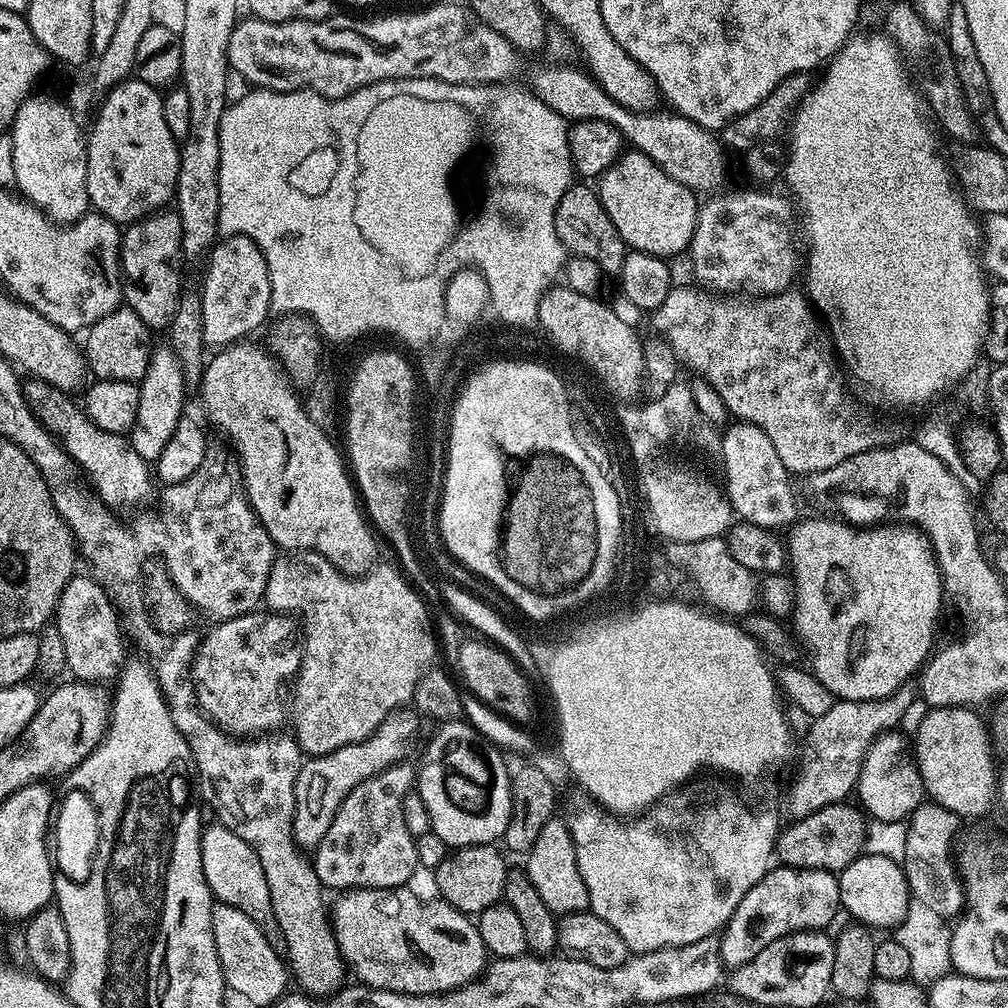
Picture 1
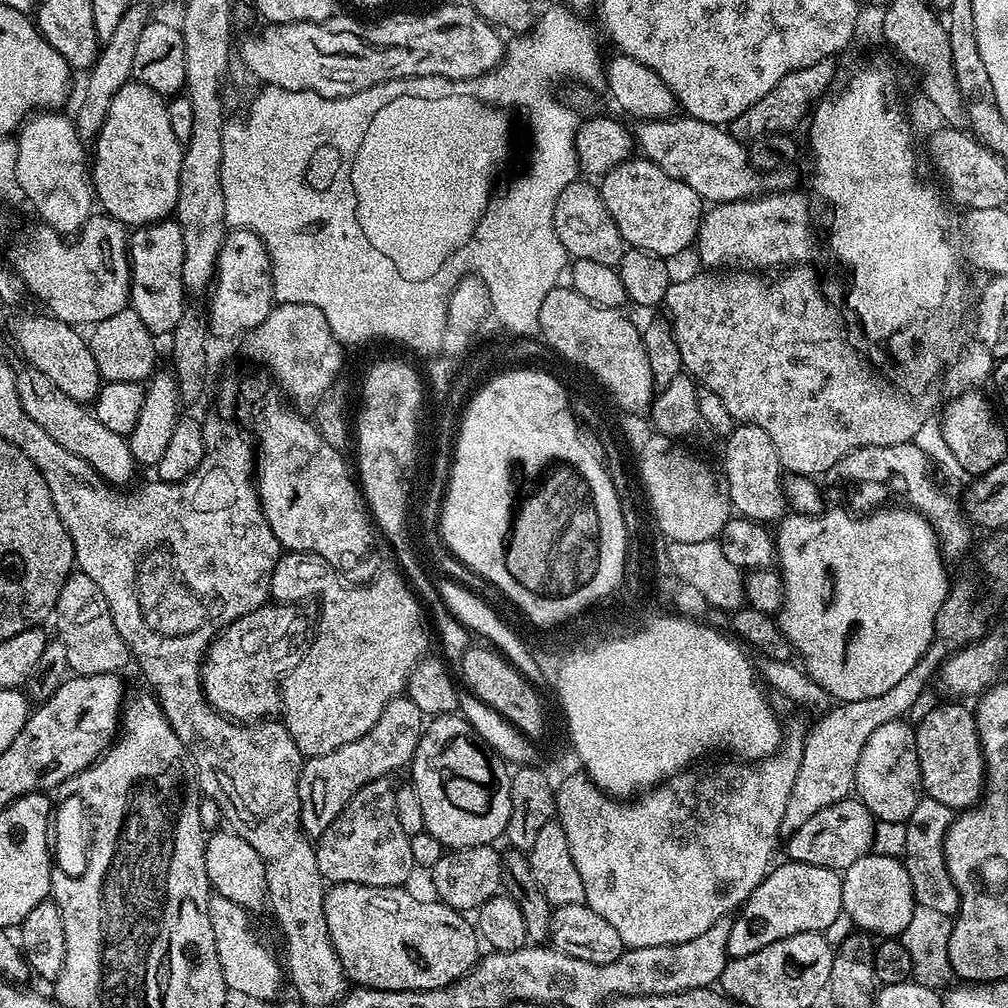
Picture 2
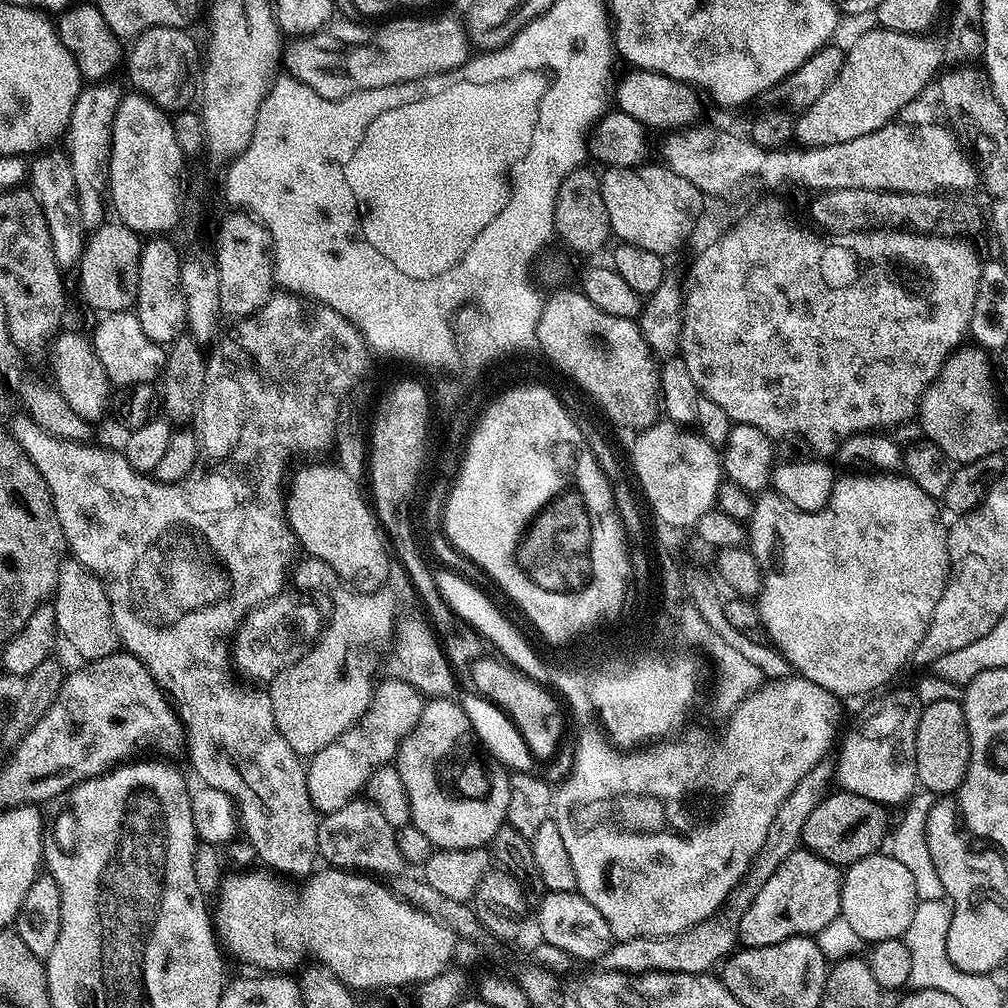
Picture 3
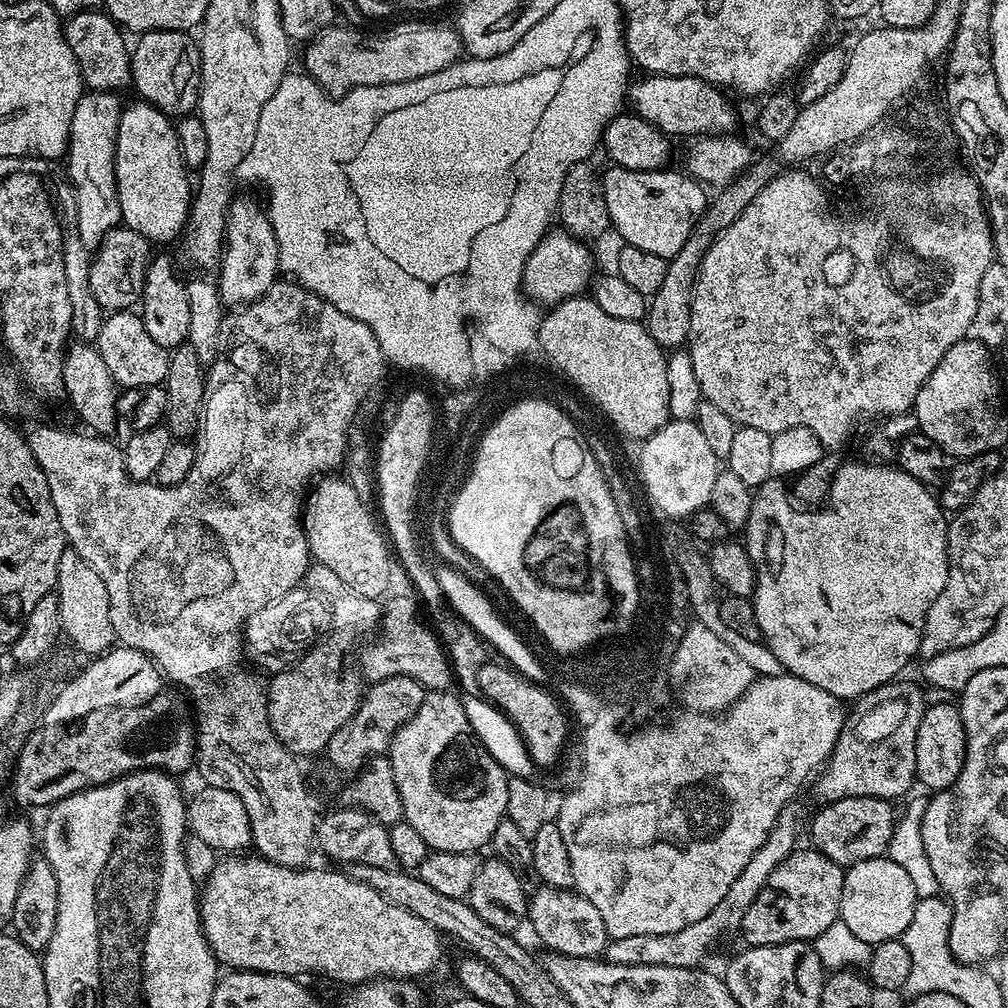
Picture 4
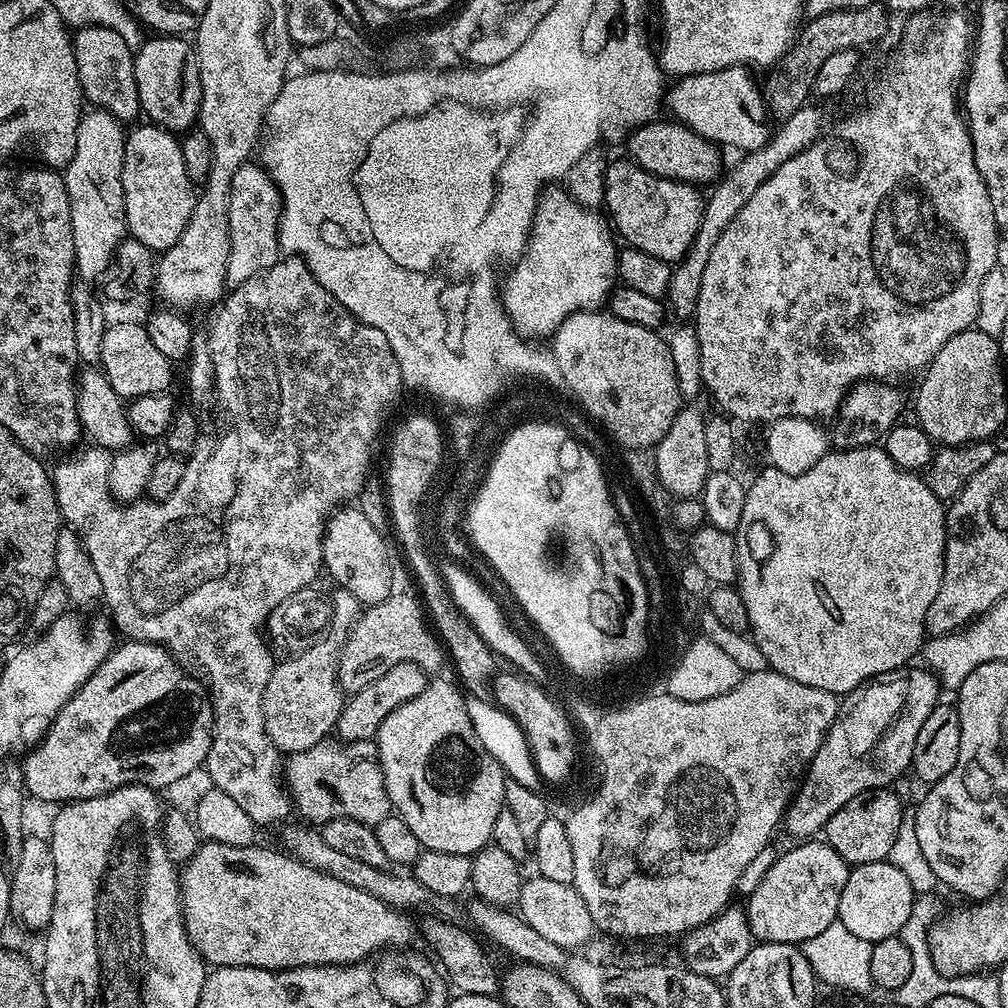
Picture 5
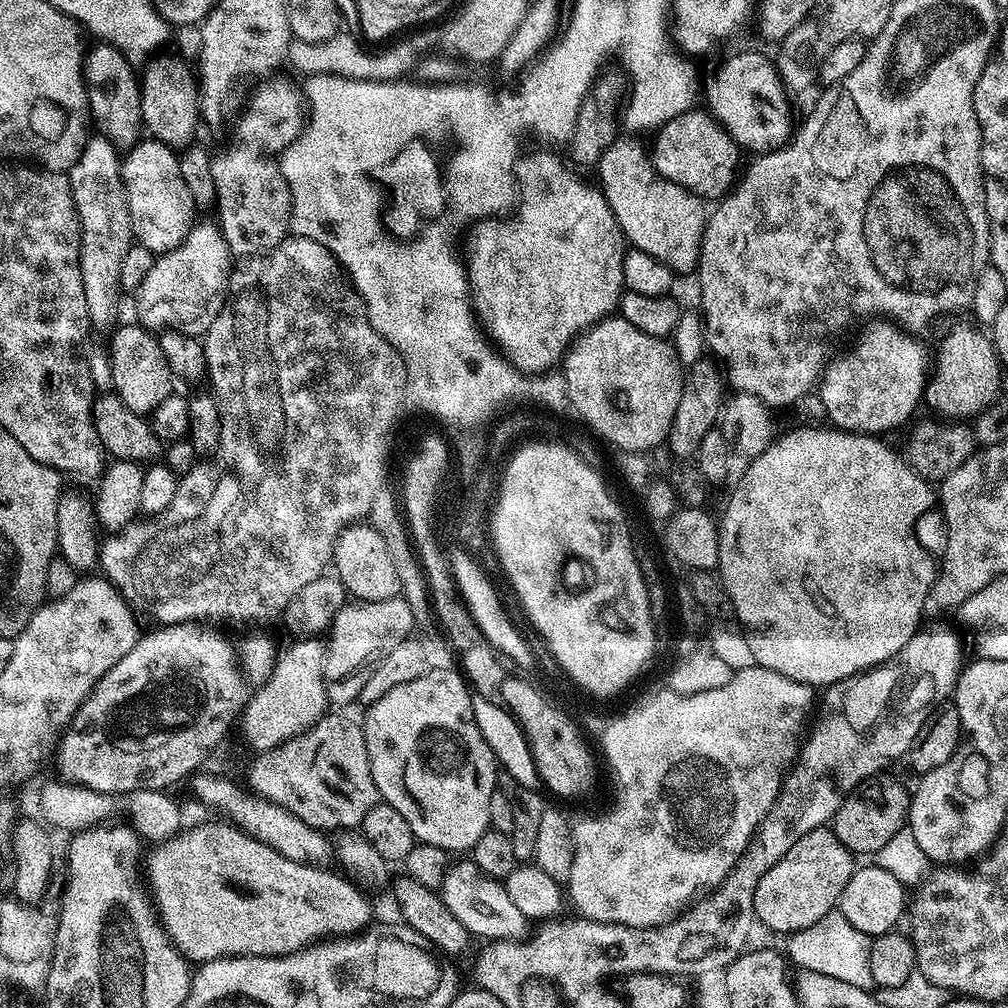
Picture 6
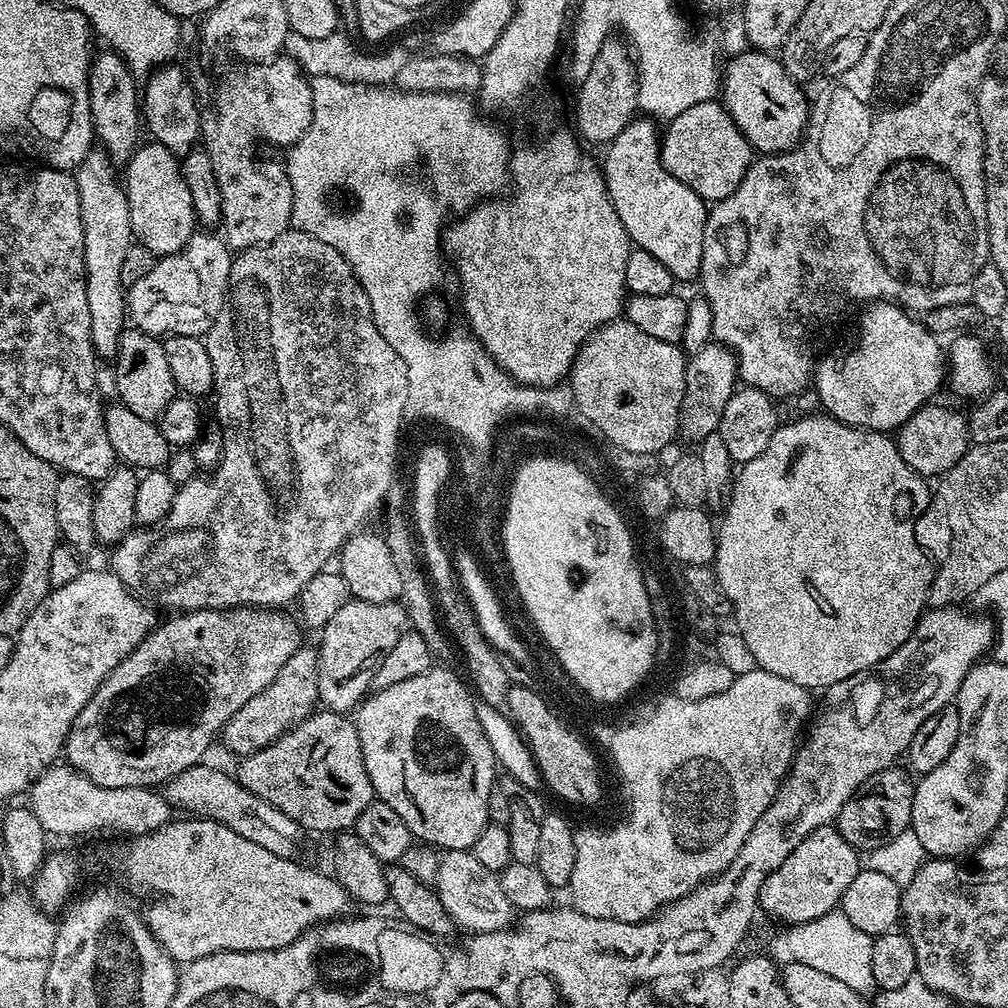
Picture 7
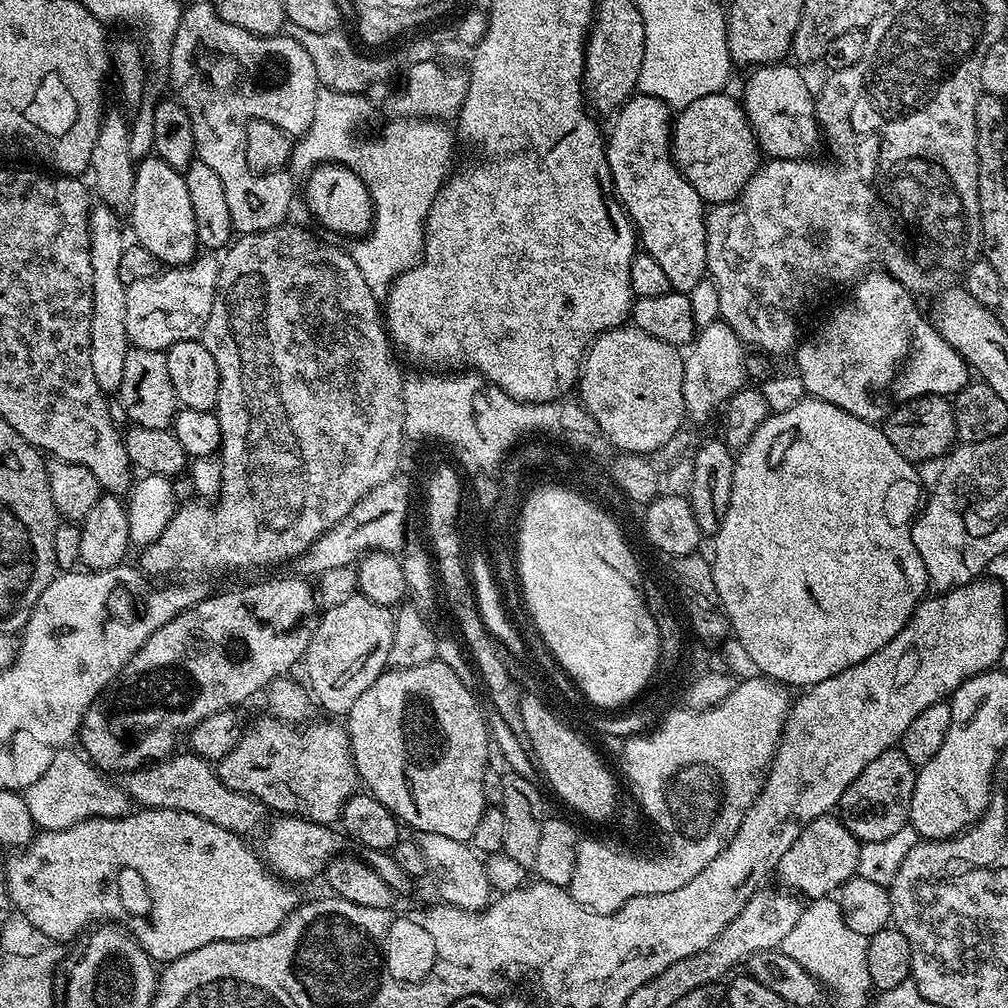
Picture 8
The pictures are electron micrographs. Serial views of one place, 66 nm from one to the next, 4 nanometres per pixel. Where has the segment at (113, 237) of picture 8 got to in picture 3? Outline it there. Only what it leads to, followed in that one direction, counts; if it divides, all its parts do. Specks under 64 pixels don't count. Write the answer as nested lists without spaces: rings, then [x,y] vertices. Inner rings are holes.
[[[107,78],[99,82],[88,82],[81,87],[66,133],[66,153],[73,166],[74,186],[81,206],[81,222],[88,230],[99,228],[106,220],[106,165],[112,149],[114,114],[118,114],[120,101],[126,95],[125,89],[120,89],[113,80]]]

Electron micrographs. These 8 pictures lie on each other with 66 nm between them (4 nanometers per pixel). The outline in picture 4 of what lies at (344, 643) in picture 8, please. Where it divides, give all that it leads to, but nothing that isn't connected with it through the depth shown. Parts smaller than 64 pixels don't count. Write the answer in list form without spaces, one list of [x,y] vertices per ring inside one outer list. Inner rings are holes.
[[[400,596],[390,601],[388,608],[386,604],[378,625],[377,640],[360,656],[359,675],[368,682],[385,680],[391,676],[409,676],[428,692],[444,692],[454,684],[452,665],[444,654],[444,647],[436,639],[436,633],[425,621],[424,625],[416,617],[417,601],[409,596]]]

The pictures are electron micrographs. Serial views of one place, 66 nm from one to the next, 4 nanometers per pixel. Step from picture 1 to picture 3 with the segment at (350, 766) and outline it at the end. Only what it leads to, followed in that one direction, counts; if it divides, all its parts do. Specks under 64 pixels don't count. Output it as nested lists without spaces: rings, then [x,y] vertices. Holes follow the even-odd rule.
[[[403,678],[384,680],[375,685],[370,706],[360,721],[346,729],[330,746],[318,750],[307,761],[304,781],[310,802],[317,813],[327,814],[342,810],[346,802],[357,799],[369,787],[372,775],[391,765],[400,750],[401,741],[418,726],[424,713],[425,697]]]

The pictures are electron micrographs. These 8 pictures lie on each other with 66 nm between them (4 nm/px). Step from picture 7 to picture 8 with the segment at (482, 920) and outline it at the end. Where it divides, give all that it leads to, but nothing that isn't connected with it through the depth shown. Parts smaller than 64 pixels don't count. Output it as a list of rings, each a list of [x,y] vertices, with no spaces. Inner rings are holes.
[[[421,832],[415,837],[417,846],[426,857],[428,876],[436,883],[436,892],[445,905],[458,908],[465,914],[477,913],[488,907],[494,896],[488,875],[484,869],[481,853],[471,843],[454,838],[445,838],[443,834]]]

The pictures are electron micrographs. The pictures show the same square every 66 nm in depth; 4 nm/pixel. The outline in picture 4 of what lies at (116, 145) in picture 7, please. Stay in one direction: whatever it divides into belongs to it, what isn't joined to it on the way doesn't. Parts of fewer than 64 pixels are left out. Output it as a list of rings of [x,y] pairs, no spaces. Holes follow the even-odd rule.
[[[84,9],[81,12],[73,13],[65,21],[63,29],[66,42],[78,62],[81,81],[83,81],[91,91],[120,94],[123,93],[122,90],[124,87],[127,89],[129,85],[131,85],[132,57],[130,55],[130,44],[124,41],[125,33],[122,31],[120,25],[115,24],[115,22],[107,16],[107,13],[97,9]]]

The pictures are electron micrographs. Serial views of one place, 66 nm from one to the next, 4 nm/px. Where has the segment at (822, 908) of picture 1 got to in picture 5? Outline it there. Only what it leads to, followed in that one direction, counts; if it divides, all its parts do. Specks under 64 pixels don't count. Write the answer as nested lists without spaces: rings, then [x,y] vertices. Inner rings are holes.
[[[808,838],[793,844],[796,845],[789,852],[781,851],[777,855],[774,866],[766,870],[766,878],[762,878],[762,882],[758,882],[756,889],[746,898],[748,925],[757,941],[800,946],[804,941],[814,938],[814,934],[822,934],[826,926],[837,923],[839,898],[846,886],[850,866],[823,839]]]

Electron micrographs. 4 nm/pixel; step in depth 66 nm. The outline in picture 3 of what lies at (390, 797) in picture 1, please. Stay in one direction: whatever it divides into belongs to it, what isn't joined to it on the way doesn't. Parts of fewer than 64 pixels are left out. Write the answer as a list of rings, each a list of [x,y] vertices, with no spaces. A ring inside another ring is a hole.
[[[357,798],[346,802],[342,810],[327,813],[317,823],[316,829],[316,851],[325,865],[342,868],[345,872],[371,874],[376,878],[395,878],[405,871],[402,850],[398,848],[397,829],[386,822],[386,814],[382,814],[382,810],[371,798]]]

